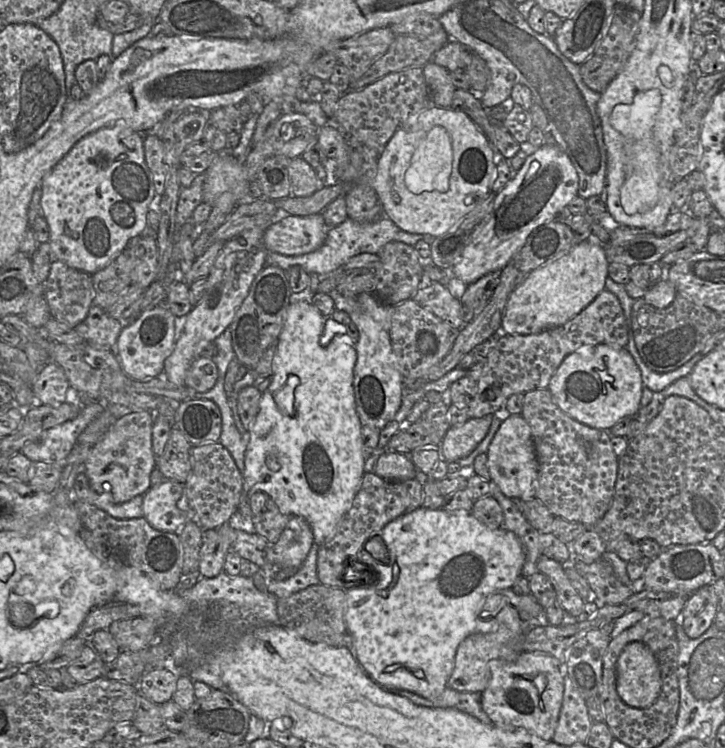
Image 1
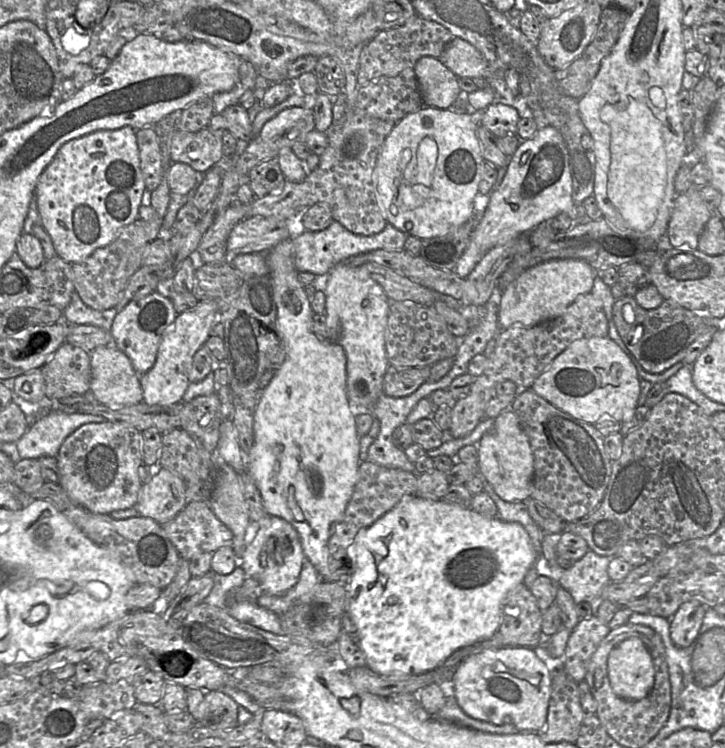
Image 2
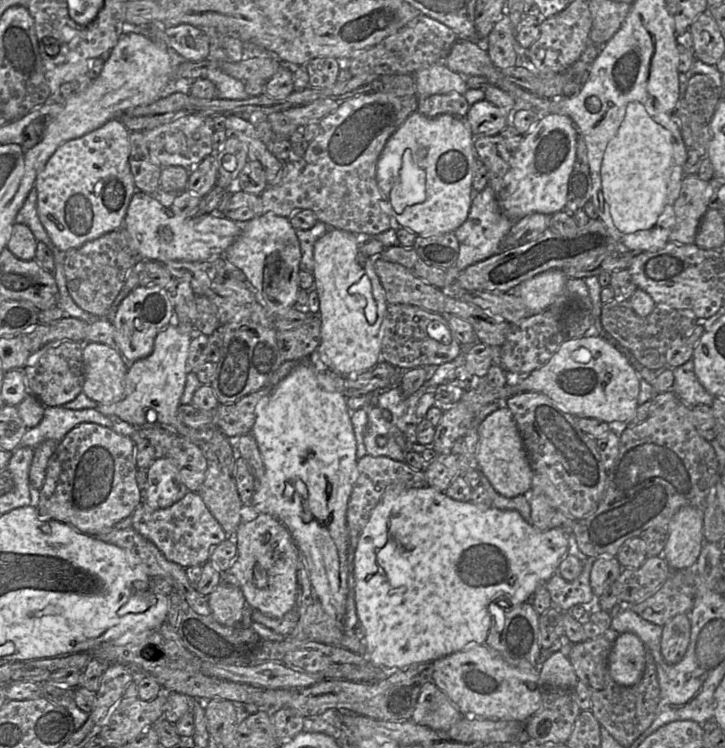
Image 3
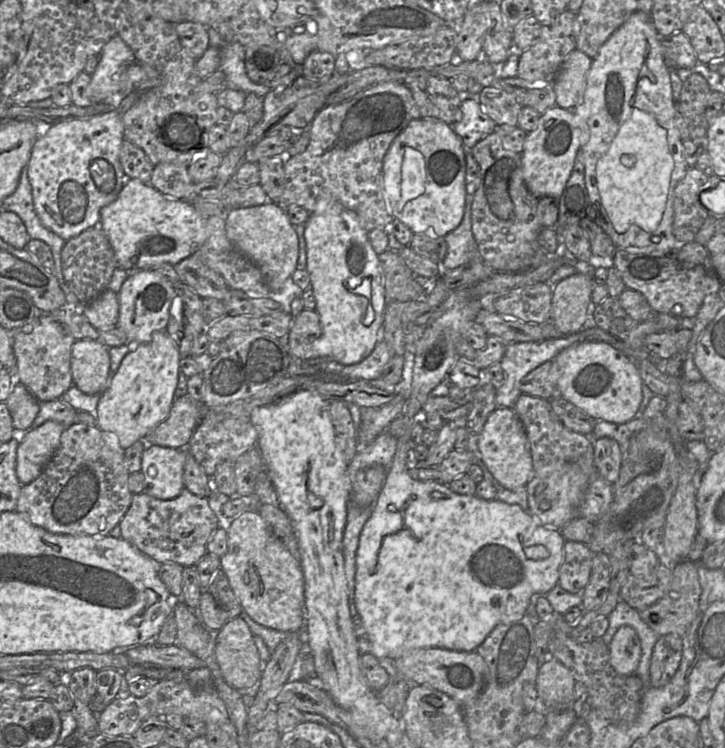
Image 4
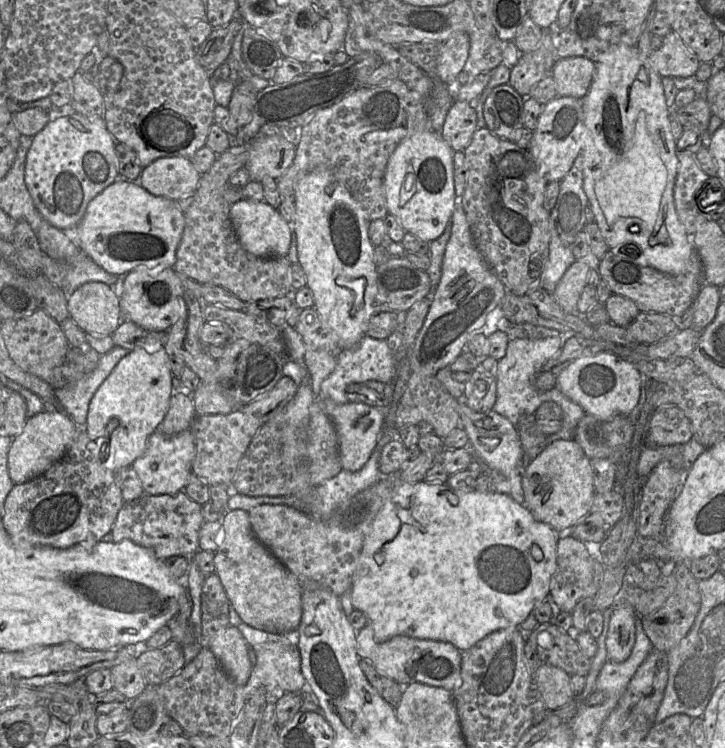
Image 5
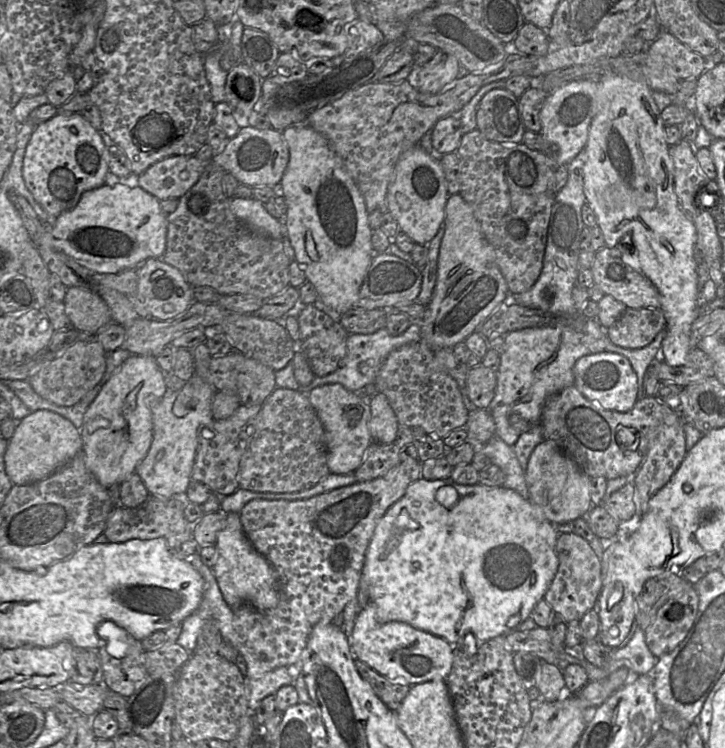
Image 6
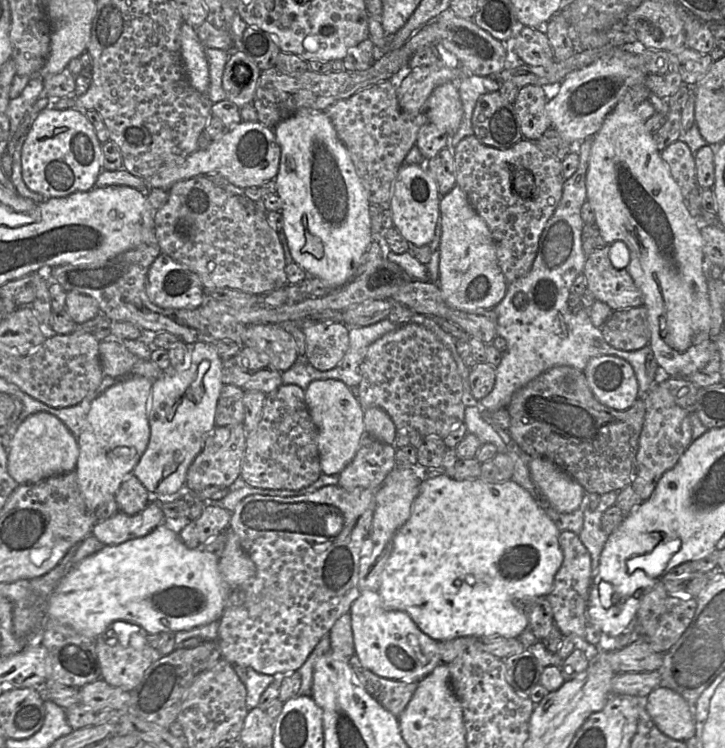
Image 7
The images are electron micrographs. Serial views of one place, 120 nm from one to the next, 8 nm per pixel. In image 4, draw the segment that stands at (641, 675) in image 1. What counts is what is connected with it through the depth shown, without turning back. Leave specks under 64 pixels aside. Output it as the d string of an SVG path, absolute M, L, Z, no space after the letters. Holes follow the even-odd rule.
M621 626L609 644L610 664L619 675L636 675L641 652L640 640L635 630L630 626Z

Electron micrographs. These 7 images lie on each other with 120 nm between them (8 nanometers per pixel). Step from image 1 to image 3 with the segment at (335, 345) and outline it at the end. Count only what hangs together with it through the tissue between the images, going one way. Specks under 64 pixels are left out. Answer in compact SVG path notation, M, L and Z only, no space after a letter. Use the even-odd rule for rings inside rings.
M266 213L242 223L240 234L225 251L224 256L245 274L254 288L256 301L271 315L294 307L300 290L301 251L289 218ZM307 359L297 363L294 369L282 379L271 392L263 397L256 407L255 422L252 427L252 434L256 440L264 464L264 476L257 482L252 499L248 505L242 505L240 510L243 522L255 519L259 514L269 514L281 522L290 532L296 546L305 557L305 564L311 581L315 599L318 600L323 609L332 617L335 617L340 624L343 623L346 613L346 598L348 592L348 534L346 526L346 513L348 501L353 486L357 479L357 457L356 438L350 419L350 410L347 407L346 397L337 391L329 391L322 386L318 380L318 374L330 371L317 362L310 363Z

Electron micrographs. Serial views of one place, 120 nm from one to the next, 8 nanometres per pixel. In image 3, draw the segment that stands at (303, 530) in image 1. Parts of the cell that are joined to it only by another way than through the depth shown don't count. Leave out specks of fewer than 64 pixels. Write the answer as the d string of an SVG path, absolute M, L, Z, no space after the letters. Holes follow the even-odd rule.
M262 513L249 522L242 522L233 539L237 556L228 572L235 577L247 604L273 618L291 611L297 597L298 547L287 528L273 516Z

